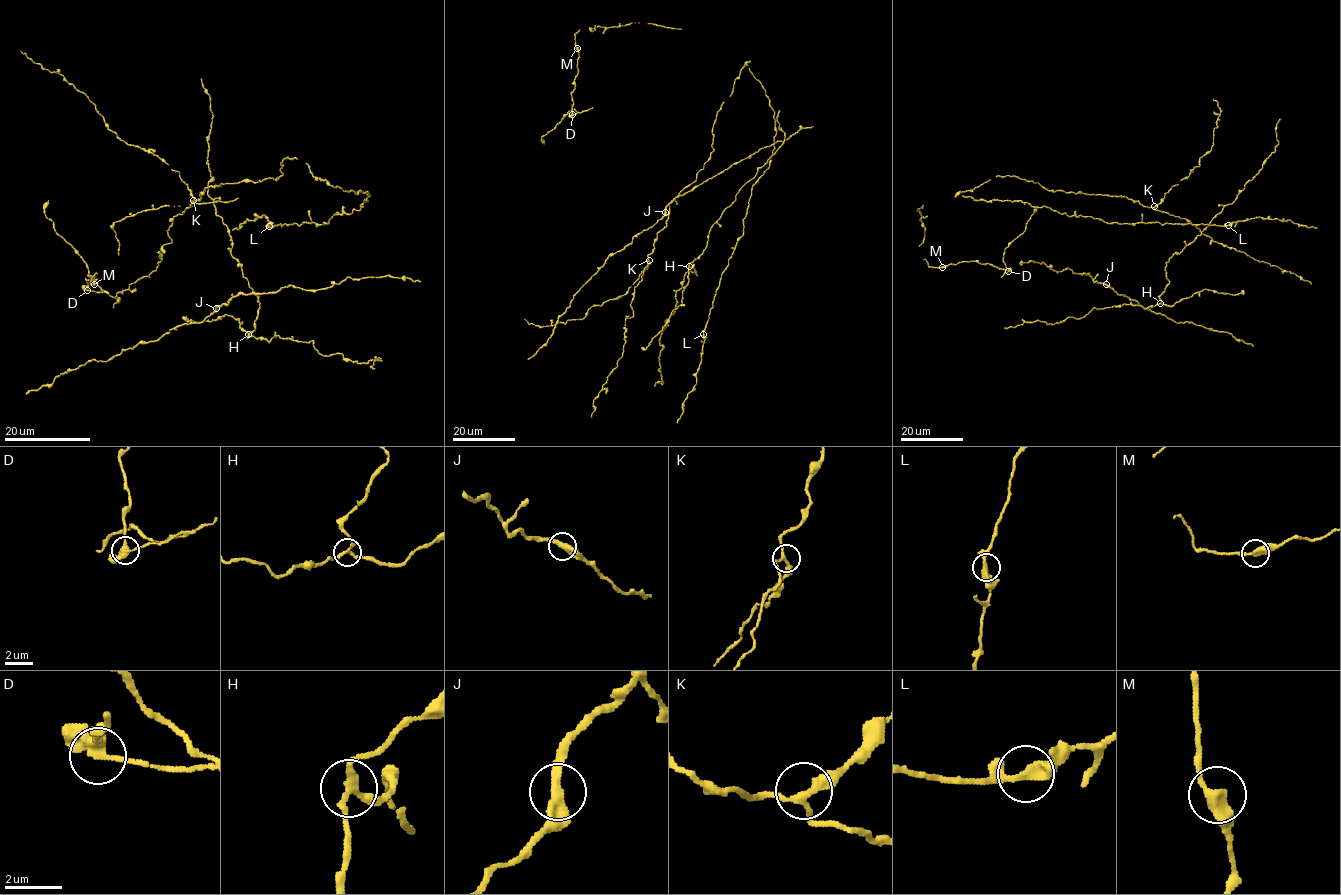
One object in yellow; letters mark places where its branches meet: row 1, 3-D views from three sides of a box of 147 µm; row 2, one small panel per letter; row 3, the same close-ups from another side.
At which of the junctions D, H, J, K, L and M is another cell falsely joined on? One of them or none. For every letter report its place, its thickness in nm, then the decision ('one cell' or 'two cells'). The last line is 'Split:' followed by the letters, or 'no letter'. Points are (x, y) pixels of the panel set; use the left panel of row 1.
D: at (87, 290); 360 nm thick; two cells
H: at (248, 334); 220 nm thick; one cell
J: at (216, 308); 400 nm thick; one cell
K: at (193, 200); 240 nm thick; one cell
L: at (269, 226); 320 nm thick; one cell
M: at (94, 284); 380 nm thick; one cell
Split: D

